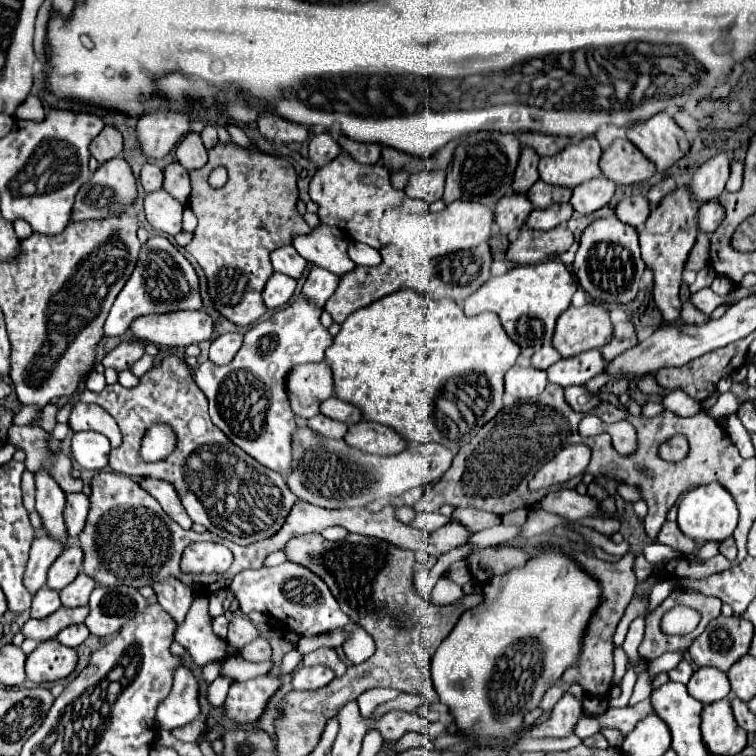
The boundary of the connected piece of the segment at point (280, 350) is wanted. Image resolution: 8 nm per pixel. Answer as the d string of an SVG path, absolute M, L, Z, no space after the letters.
M299 296L269 320L255 324L229 364L217 366L205 360L195 370L195 382L209 400L213 424L259 464L281 476L291 474L291 438L297 430L295 416L289 410L285 380L295 364L321 362L327 346L331 346L333 336L319 320L321 312L323 308L311 306L311 302Z

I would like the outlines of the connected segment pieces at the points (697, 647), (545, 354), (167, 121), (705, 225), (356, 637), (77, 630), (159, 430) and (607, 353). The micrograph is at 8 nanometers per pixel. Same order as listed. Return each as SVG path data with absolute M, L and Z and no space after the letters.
M719 616L707 624L707 630L695 638L689 648L697 666L715 666L727 672L741 656L747 654L753 626L741 616Z
M541 346L533 356L531 356L531 366L539 368L539 370L547 370L551 364L555 364L557 360L561 360L561 354L551 346Z
M155 110L149 114L143 114L137 122L137 136L141 150L149 158L163 158L183 134L189 132L191 118L187 118L181 112L175 110Z
M713 198L711 202L703 202L699 206L697 222L699 230L707 234L713 234L719 228L719 224L723 222L723 206L719 206L719 198Z
M353 626L347 636L349 638L341 646L343 652L345 652L345 656L347 656L347 660L351 660L353 664L361 664L369 656L373 656L375 642L373 642L373 638L361 626Z
M75 624L75 626L69 626L69 628L63 628L59 634L57 634L57 640L65 646L71 646L71 648L77 648L85 638L89 636L89 630L85 624Z
M165 422L155 424L143 436L143 442L139 448L139 458L143 462L163 460L171 454L171 450L175 450L175 442L177 442L177 438L175 438L175 430L171 430L171 426L167 426Z
M627 320L627 322L619 322L619 324L615 324L615 334L613 334L613 340L607 344L607 346L603 346L603 358L609 362L609 360L613 360L615 356L619 356L623 350L627 350L627 348L631 348L631 346L635 346L639 340L637 340L637 334L635 334L635 328L633 328L633 324Z

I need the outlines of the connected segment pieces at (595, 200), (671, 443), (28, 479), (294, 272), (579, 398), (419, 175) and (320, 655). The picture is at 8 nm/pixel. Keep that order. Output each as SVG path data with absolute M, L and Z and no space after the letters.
M599 176L593 178L591 182L583 182L583 186L575 186L571 206L579 214L591 214L607 206L613 194L615 194L615 182L611 182L605 176Z
M677 434L667 442L661 444L659 448L659 456L665 458L665 460L681 460L685 458L685 454L689 451L689 445L687 439L682 434Z
M29 470L23 472L23 500L25 500L25 508L33 512L35 510L35 480Z
M281 246L281 248L273 250L271 262L277 272L283 272L295 280L303 274L303 270L307 266L307 260L303 260L303 256L299 256L293 246Z
M567 386L565 400L575 412L583 412L583 414L589 414L599 404L597 396L589 394L583 386Z
M423 170L409 176L405 192L411 198L421 198L431 204L443 196L443 186L445 186L445 170Z
M319 648L315 652L309 652L303 658L305 666L329 666L331 670L335 670L337 676L343 676L347 672L347 664L341 660L341 656L335 652L335 648Z

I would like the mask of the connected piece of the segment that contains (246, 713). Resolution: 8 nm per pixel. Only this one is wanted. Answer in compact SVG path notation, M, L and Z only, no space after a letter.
M265 676L247 682L233 682L225 700L225 714L239 724L255 722L277 688L279 680Z

